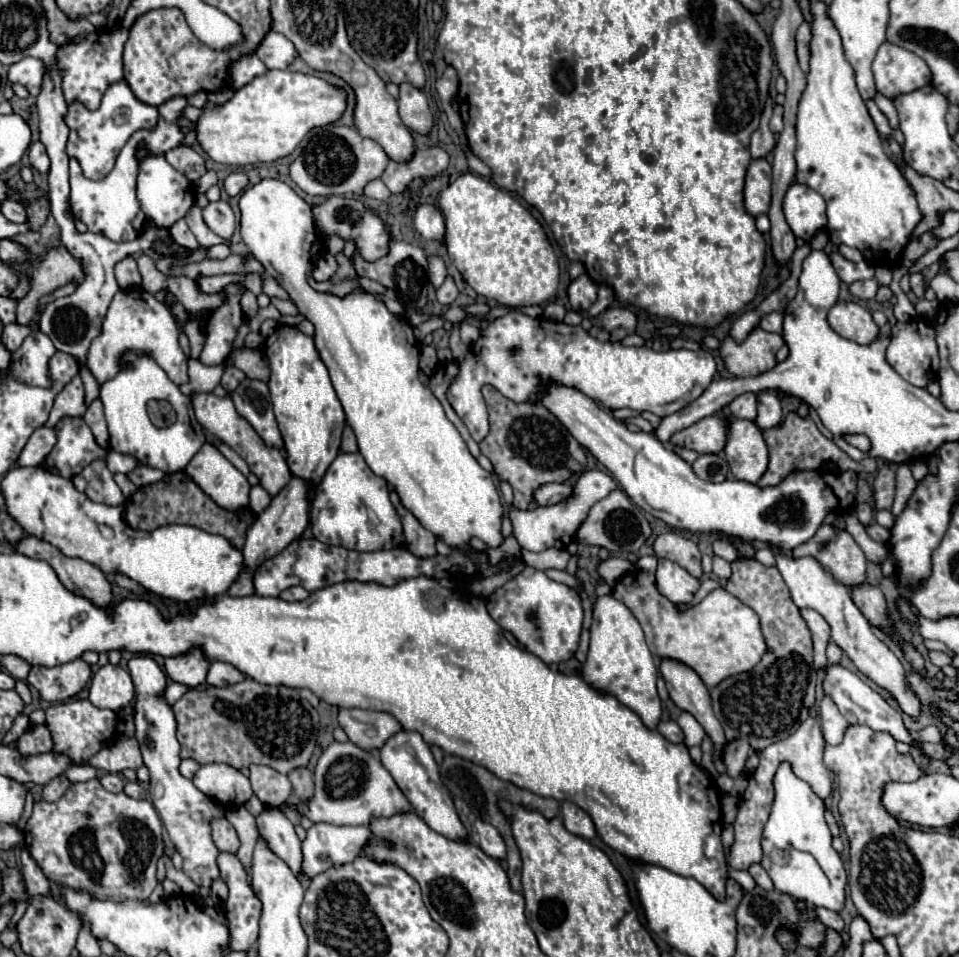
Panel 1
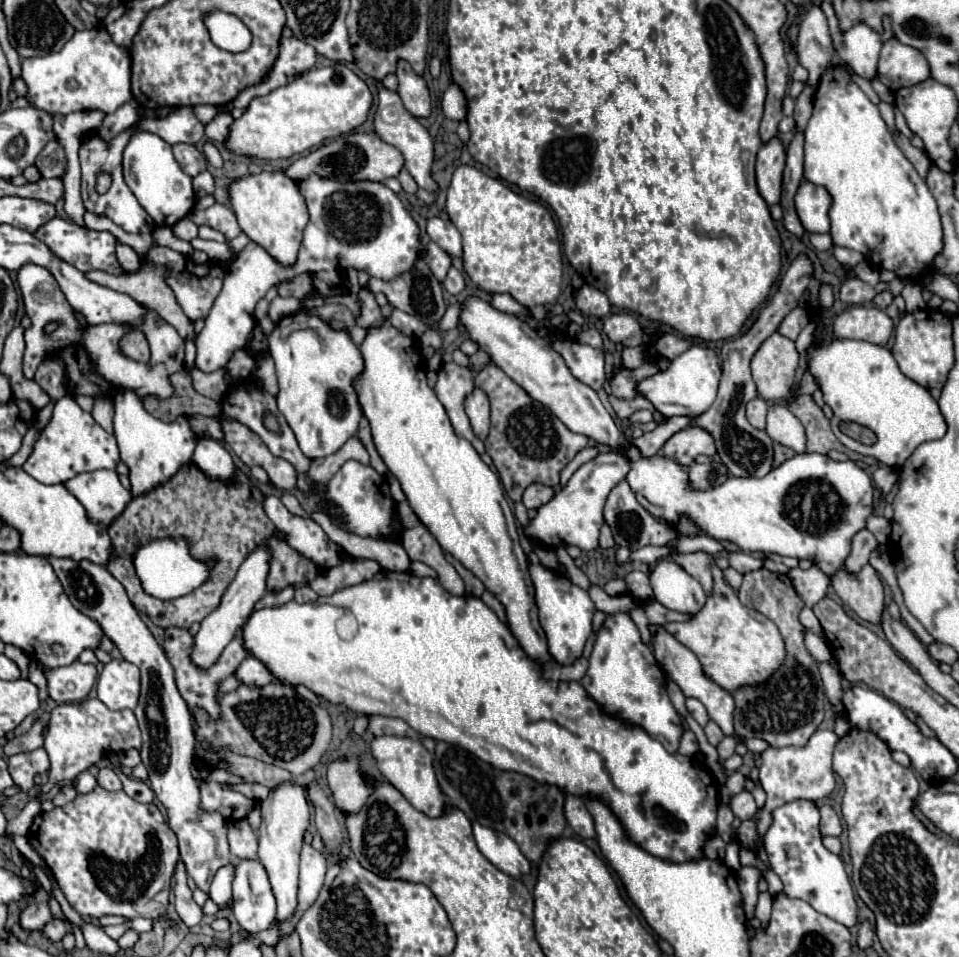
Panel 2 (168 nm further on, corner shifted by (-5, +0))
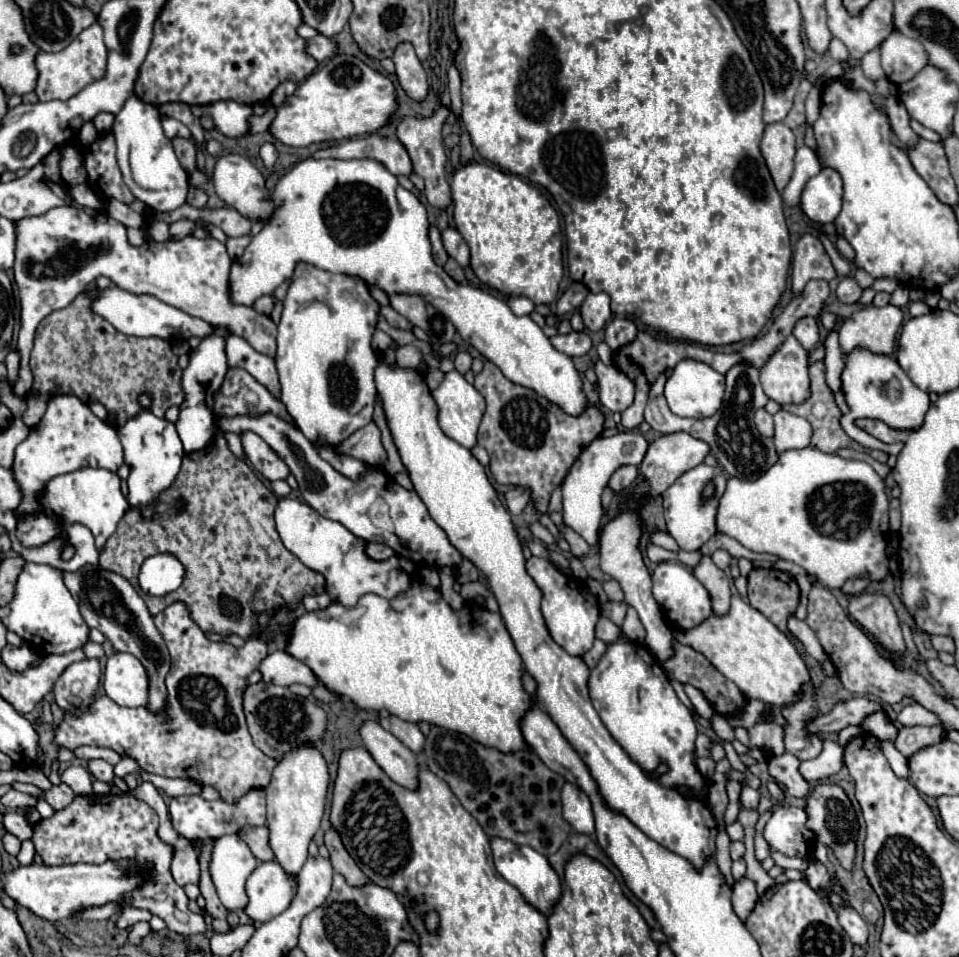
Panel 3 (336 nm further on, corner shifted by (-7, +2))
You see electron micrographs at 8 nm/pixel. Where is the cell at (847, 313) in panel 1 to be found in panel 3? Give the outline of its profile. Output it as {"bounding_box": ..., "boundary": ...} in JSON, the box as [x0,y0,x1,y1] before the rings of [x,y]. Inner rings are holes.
{"bounding_box":[839,305,903,355],"boundary":[[[895,305],[861,307],[851,317],[843,319],[839,327],[839,343],[843,355],[857,347],[869,349],[877,355],[891,355],[901,323],[903,311]]]}

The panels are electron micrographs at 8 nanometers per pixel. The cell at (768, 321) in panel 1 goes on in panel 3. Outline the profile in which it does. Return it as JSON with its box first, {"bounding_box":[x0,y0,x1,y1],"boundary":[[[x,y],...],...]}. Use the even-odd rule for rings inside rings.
{"bounding_box":[793,317,819,351],"boundary":[[[803,317],[803,319],[795,325],[793,335],[797,337],[797,341],[799,341],[807,351],[811,351],[811,349],[819,343],[819,325],[817,325],[817,319],[813,319],[813,317]]]}

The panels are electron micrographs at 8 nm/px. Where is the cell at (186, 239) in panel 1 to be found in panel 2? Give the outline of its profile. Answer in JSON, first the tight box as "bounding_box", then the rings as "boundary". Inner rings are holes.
{"bounding_box":[173,217,197,241],"boundary":[[[185,217],[173,225],[173,233],[183,241],[191,241],[197,237],[197,225],[189,217]]]}

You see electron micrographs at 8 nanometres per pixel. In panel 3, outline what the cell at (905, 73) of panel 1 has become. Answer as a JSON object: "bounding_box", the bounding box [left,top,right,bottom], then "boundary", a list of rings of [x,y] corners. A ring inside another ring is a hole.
{"bounding_box":[881,31,929,85],"boundary":[[[893,31],[881,43],[881,65],[885,77],[897,85],[913,79],[929,63],[927,53],[919,41]]]}

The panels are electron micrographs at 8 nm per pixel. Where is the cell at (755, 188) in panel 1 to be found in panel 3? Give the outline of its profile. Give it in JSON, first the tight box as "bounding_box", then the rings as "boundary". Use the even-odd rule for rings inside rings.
{"bounding_box":[761,121,797,191],"boundary":[[[777,121],[765,127],[761,139],[761,153],[767,161],[767,167],[779,191],[783,191],[791,179],[795,149],[797,149],[797,139],[785,123]]]}

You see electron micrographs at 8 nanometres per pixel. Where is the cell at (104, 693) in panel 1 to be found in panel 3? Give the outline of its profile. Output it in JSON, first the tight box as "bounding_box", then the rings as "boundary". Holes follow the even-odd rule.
{"bounding_box":[103,653,149,707],"boundary":[[[115,653],[109,657],[103,687],[121,707],[141,707],[149,701],[149,677],[141,661],[131,653]]]}

